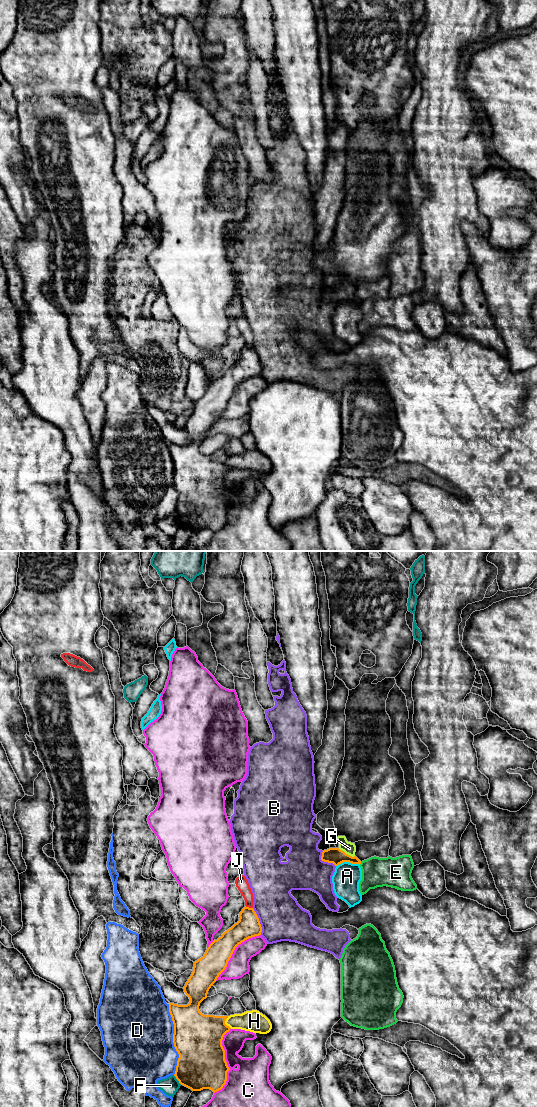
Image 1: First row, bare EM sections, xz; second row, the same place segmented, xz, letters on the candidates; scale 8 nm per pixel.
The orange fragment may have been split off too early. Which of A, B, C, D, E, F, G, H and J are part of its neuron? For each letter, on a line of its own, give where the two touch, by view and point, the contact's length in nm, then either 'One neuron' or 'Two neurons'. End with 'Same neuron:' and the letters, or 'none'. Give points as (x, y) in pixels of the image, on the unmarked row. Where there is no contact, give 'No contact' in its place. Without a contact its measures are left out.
A: Touches orange at xz (347, 301). Shared border 190 nm. Two neurons
B: Touches orange at xz (259, 361). Shared border 220 nm. Two neurons
C: Touches orange at xz (226, 502). Shared border 550 nm. Two neurons
D: Touches orange at xz (173, 479). Shared border 550 nm. Two neurons
E: Touches orange at xz (360, 303). Shared border 30 nm. Two neurons
F: Touches orange at xz (177, 519). Shared border 100 nm. Two neurons
G: Touches orange at xz (345, 293). Shared border 150 nm. One neuron
H: Touches orange at xz (224, 463). Shared border 110 nm. Two neurons
J: Touches orange at xz (248, 347). Shared border 70 nm. Two neurons
Same neuron: G

